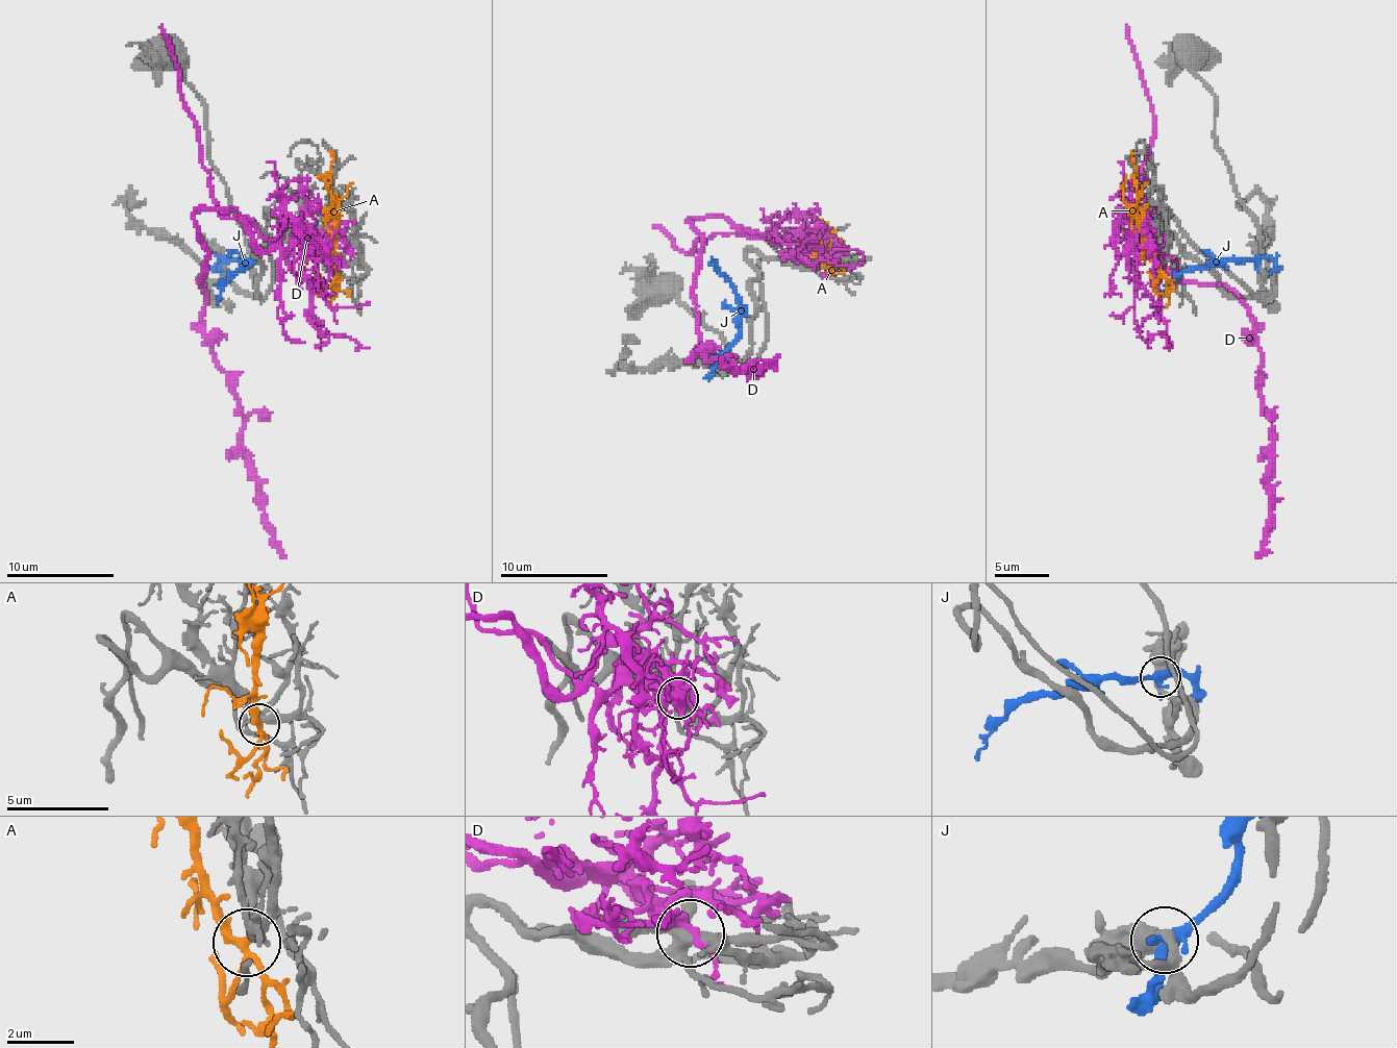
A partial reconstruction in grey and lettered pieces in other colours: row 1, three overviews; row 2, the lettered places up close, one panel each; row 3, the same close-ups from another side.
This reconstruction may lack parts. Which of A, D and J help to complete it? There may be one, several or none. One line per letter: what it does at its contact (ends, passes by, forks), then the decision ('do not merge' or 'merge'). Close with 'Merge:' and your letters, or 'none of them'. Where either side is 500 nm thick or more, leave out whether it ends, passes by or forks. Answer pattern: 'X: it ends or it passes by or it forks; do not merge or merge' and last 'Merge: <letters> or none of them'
A: it forks; merge
D: it forks; do not merge
J: it passes by; do not merge
Merge: A

